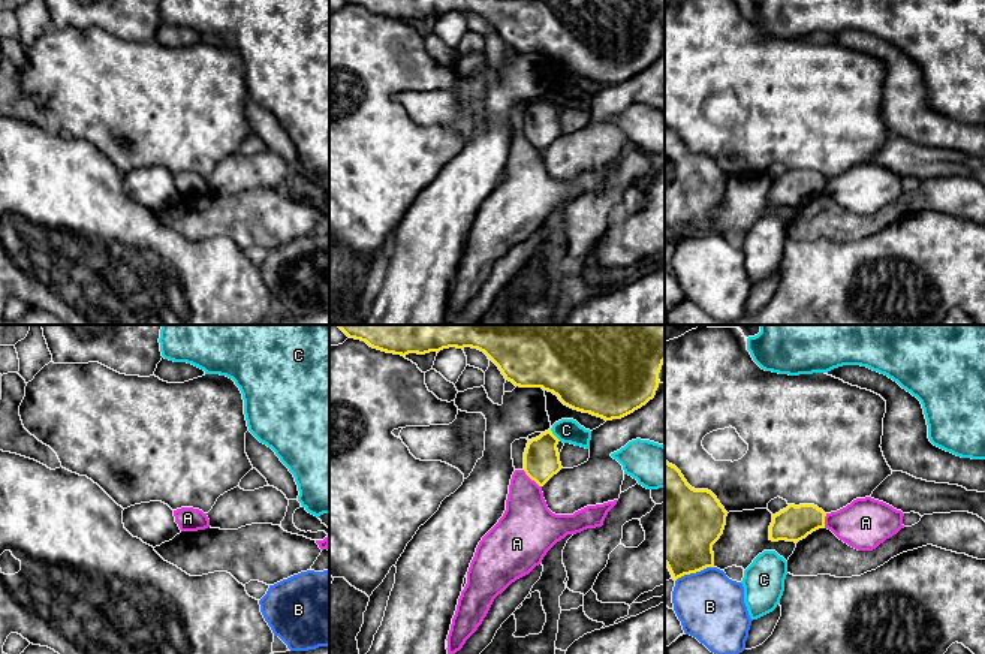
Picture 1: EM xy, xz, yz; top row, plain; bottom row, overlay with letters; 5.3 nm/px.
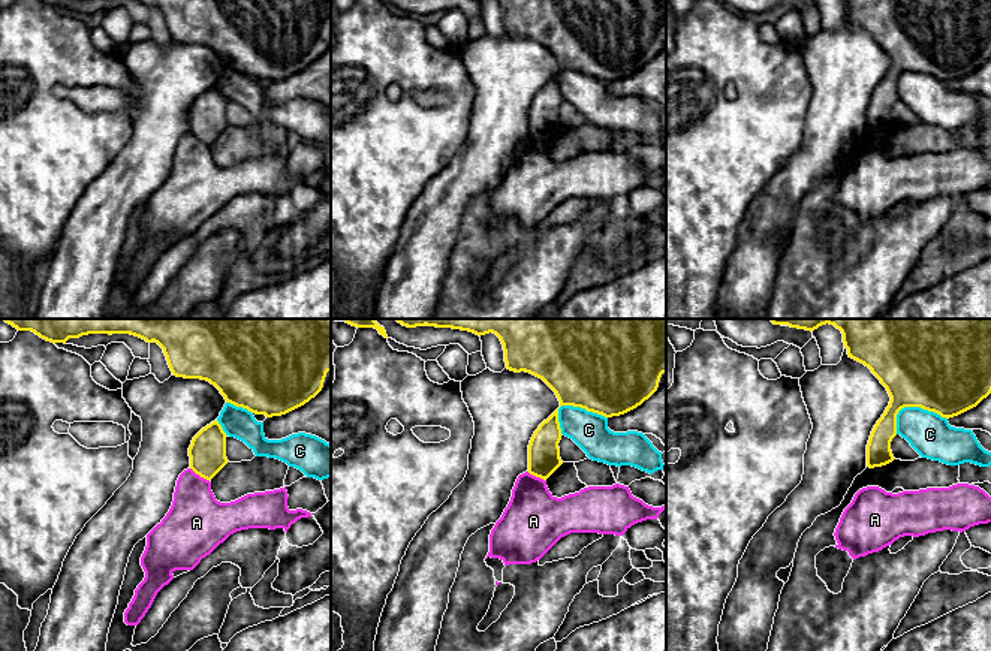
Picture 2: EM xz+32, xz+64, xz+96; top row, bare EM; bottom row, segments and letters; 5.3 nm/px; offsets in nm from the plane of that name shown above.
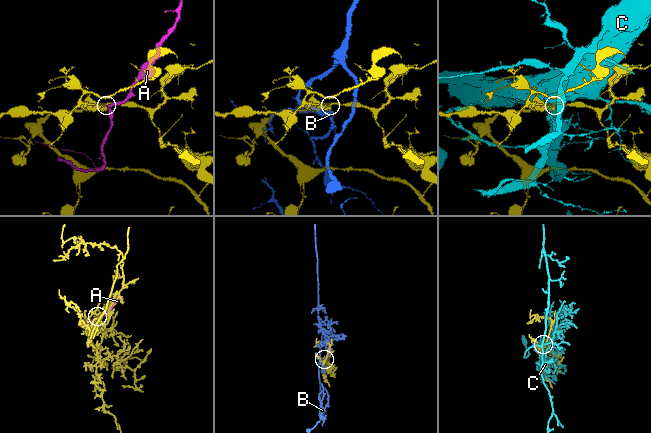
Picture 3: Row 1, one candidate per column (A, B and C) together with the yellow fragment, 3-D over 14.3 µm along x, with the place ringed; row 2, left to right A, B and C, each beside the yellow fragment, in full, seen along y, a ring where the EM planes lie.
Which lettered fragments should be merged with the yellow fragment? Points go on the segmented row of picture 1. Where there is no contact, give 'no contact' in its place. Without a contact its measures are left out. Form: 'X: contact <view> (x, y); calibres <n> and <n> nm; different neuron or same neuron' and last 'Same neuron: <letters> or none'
A: contact xz (532, 479); calibres 190 and 300 nm; different neuron
B: contact yz (693, 572); calibres 400 and 360 nm; different neuron
C: contact xz (553, 434); calibres 190 and 130 nm; different neuron
Same neuron: none

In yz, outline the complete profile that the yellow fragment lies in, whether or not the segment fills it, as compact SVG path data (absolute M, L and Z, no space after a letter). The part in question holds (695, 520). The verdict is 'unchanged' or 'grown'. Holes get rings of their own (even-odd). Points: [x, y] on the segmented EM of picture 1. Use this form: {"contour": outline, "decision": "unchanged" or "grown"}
{"contour": "M665 461L665 564L674 581L714 567L713 545L723 534L726 516L711 491L692 488Z", "decision": "unchanged"}

